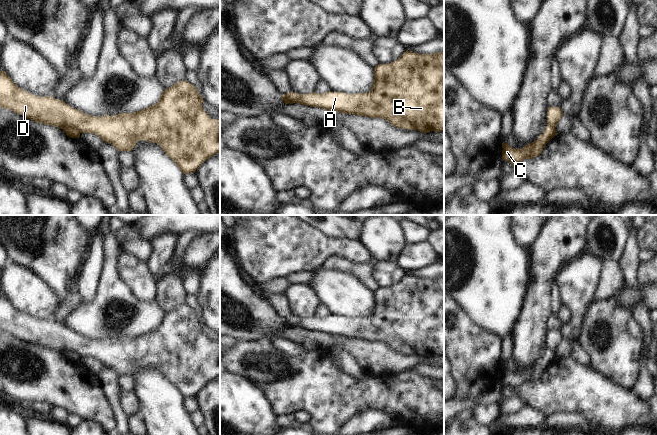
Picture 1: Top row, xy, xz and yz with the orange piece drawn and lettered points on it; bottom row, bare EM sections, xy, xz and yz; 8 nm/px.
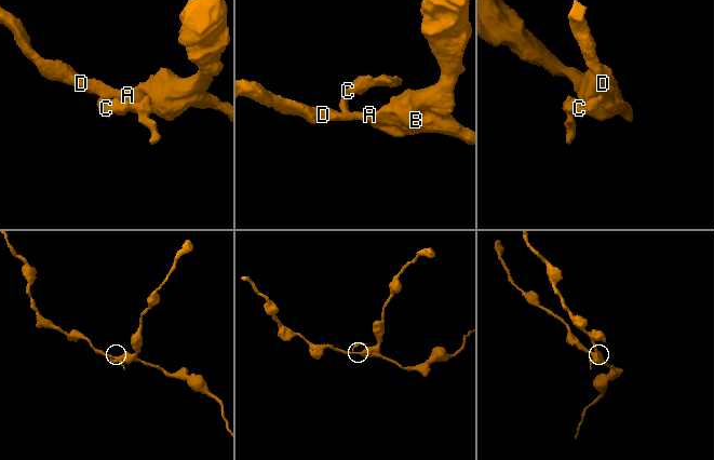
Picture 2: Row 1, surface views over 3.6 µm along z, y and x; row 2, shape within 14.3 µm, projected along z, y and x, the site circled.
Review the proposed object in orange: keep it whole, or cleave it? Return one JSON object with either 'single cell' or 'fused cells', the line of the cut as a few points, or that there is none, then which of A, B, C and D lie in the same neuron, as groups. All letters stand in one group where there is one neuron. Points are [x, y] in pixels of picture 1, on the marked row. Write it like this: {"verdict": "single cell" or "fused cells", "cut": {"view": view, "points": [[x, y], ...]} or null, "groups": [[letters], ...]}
{"verdict": "fused cells", "cut": {"view": "xz", "points": [[299, 94], [294, 101], [290, 101], [284, 95]]}, "groups": [["A", "B", "D"], ["C"]]}

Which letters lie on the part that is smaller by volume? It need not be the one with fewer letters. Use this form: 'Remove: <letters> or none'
Remove: C

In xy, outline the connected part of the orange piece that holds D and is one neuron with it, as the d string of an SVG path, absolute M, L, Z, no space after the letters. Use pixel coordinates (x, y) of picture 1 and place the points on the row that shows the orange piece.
M0 71L0 108L9 109L37 123L63 129L70 126L80 133L93 133L119 151L131 151L139 140L157 143L182 171L194 173L208 158L220 152L220 119L211 119L202 107L204 100L194 85L180 81L165 89L159 101L134 113L95 117L72 108L50 95L39 97L18 87L5 71Z

